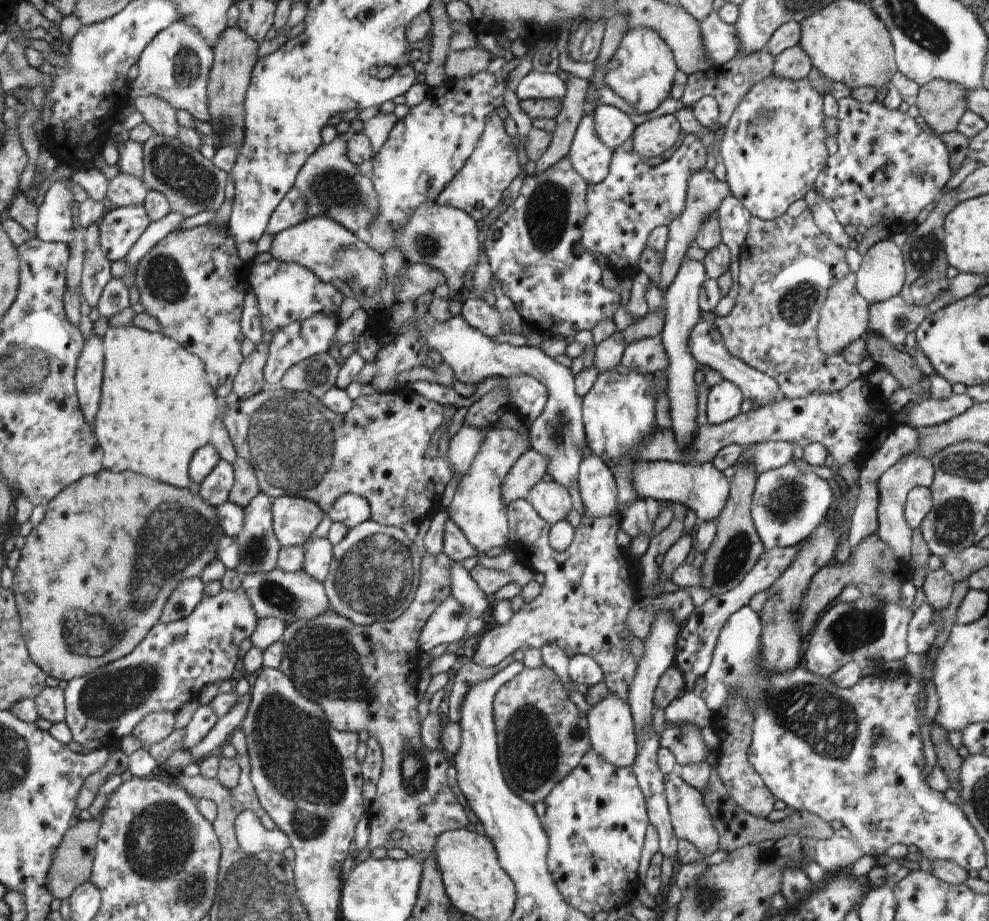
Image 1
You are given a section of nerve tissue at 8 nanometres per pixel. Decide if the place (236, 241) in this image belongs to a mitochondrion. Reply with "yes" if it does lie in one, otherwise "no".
no

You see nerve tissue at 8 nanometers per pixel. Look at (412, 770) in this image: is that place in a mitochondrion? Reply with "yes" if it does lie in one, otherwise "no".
yes

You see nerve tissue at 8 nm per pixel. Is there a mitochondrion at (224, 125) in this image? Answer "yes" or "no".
yes

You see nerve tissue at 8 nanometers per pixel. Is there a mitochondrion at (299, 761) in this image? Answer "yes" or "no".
yes

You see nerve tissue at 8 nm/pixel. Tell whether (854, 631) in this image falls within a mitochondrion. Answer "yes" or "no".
yes

